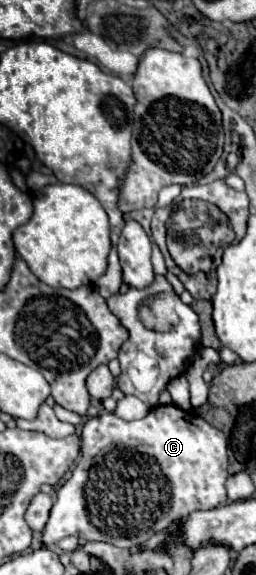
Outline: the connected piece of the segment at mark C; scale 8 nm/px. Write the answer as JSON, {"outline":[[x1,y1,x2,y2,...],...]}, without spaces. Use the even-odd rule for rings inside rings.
{"outline":[[158,405,150,409,150,413,144,419,138,421,124,421,114,413,102,413,86,421,80,439,82,457,76,463,72,477,58,489,56,501,50,509,50,519,42,531,42,543,46,547,58,543,68,535,76,535,84,541,106,541,116,547,128,549,146,543,152,535,164,531,176,519,186,517,192,511,214,509,226,501,224,481,228,477,228,457,226,457,228,439,220,429,208,425,202,417,180,409,178,405],[134,489,136,489,136,527,134,527]]}

